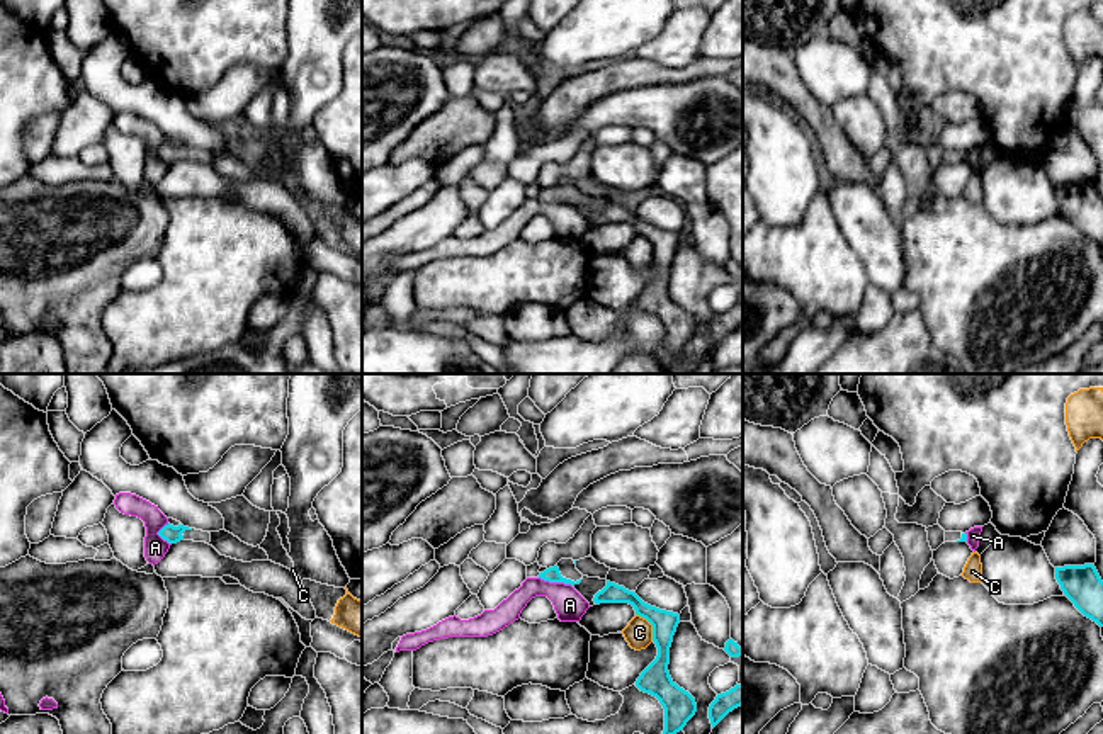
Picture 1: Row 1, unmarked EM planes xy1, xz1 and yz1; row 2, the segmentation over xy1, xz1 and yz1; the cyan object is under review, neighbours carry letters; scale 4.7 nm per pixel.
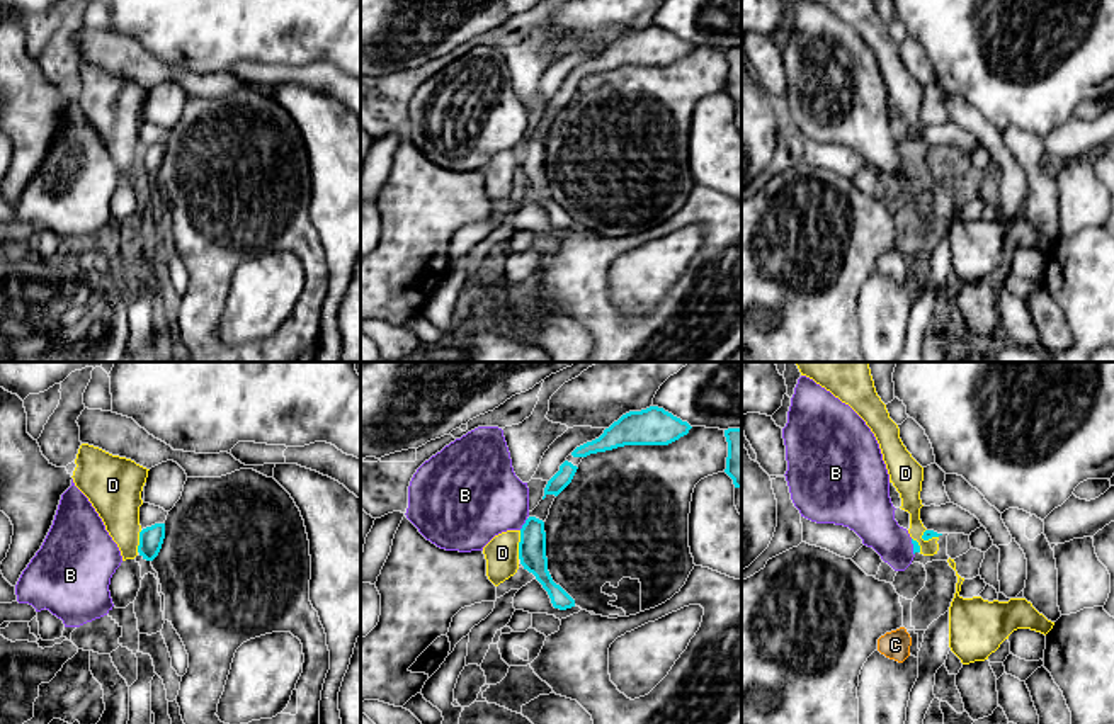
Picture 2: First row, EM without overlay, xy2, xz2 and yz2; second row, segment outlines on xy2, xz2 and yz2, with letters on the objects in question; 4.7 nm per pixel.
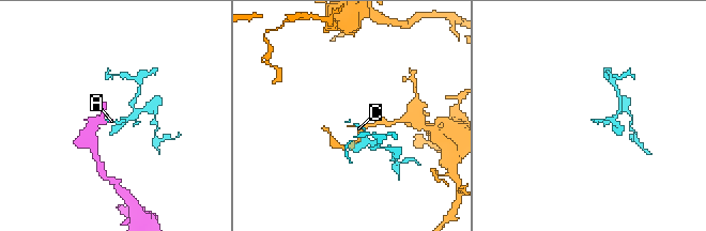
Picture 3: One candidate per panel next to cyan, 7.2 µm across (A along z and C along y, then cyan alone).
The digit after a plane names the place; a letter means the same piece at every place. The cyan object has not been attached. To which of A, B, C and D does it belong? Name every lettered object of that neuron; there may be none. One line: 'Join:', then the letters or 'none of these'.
Join: none of these

